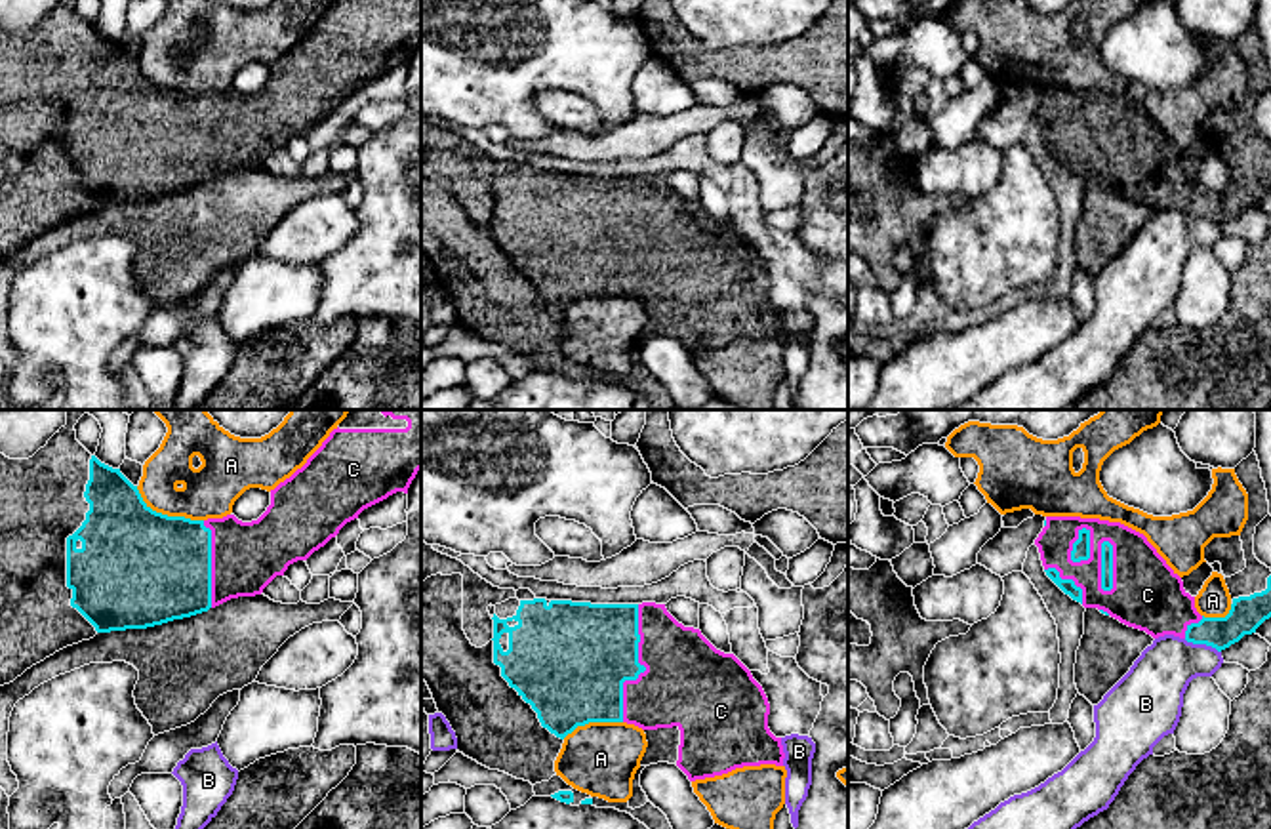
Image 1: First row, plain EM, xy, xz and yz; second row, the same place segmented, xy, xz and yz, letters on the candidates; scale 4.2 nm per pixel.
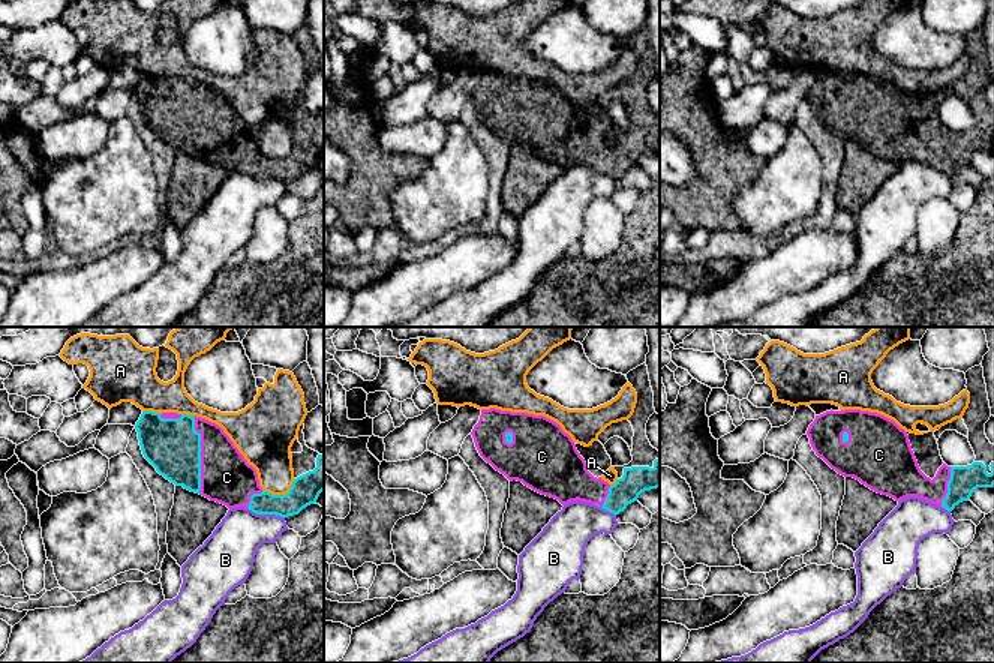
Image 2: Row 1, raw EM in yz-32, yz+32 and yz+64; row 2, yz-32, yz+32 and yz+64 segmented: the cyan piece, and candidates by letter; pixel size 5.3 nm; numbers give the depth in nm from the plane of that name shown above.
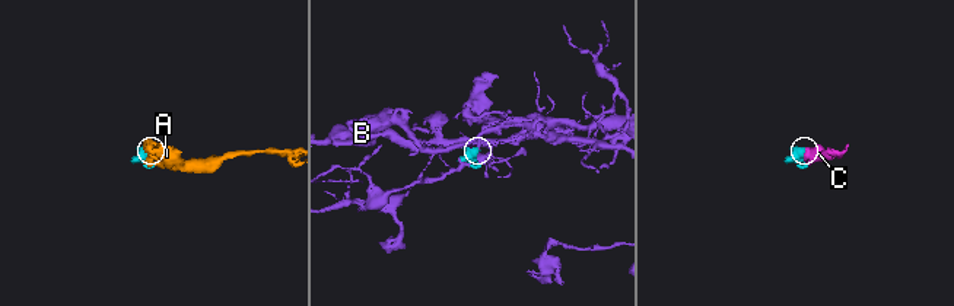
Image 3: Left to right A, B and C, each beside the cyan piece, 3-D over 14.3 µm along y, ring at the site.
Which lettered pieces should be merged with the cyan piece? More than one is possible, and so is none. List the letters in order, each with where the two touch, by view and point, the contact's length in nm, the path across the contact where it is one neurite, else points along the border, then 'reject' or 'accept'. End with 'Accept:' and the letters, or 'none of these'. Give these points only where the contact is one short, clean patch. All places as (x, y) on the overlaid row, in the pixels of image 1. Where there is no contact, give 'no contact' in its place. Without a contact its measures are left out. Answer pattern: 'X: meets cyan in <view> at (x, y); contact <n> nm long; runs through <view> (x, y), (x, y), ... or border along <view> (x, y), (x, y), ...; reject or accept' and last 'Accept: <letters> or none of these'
A: meets cyan in xy at (166, 515); contact 320 nm long; reject
B: meets cyan in yz at (1203, 643); contact 170 nm long; reject
C: meets cyan in xz at (645, 667); contact 500 nm long; accept
Accept: C

